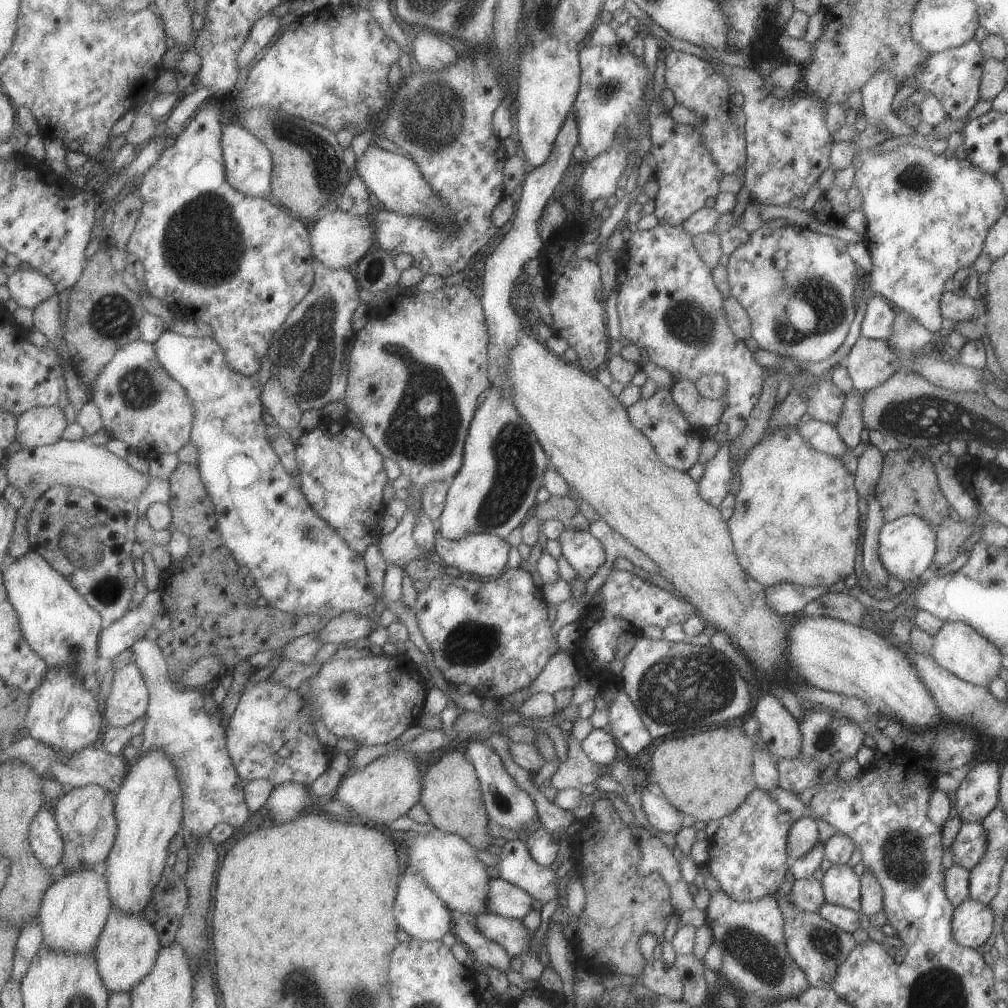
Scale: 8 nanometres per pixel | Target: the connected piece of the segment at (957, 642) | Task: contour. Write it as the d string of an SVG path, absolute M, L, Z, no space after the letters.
M942 621L941 628L932 638L929 654L939 668L978 687L987 688L989 682L999 674L999 668L1001 668L999 662L1001 662L1002 654L999 649L992 642L983 638L983 635L962 622Z

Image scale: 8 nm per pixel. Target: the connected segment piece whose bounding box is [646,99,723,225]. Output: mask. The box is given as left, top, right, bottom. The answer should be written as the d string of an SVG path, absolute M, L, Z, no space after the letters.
M655 99L648 106L646 120L652 144L650 153L656 162L654 178L659 186L653 213L658 224L680 225L690 214L703 207L709 196L716 196L723 174L702 145L702 136L691 125L677 124L665 112L660 100Z

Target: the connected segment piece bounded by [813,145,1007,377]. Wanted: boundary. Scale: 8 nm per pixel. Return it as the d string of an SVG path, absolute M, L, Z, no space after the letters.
M905 145L887 152L878 146L869 147L858 150L851 165L856 167L853 183L858 186L862 196L861 209L867 221L863 238L869 249L872 269L866 275L869 282L858 298L858 307L845 340L828 359L813 364L814 377L829 371L839 360L845 358L861 335L860 322L864 317L866 301L873 295L883 297L895 310L907 313L925 330L936 335L941 328L939 301L944 293L945 280L960 268L971 267L982 252L983 241L991 225L1004 214L1007 205L1003 187L995 175L987 174L987 171L981 170L969 159L959 159L954 155L945 158L943 153L934 154L928 147Z

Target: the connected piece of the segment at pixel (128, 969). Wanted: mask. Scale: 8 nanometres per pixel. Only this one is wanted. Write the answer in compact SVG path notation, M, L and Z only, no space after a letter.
M114 907L111 911L95 948L99 972L111 993L131 993L155 968L159 951L163 946L159 931L148 918L149 914L146 911L130 913L119 907Z

